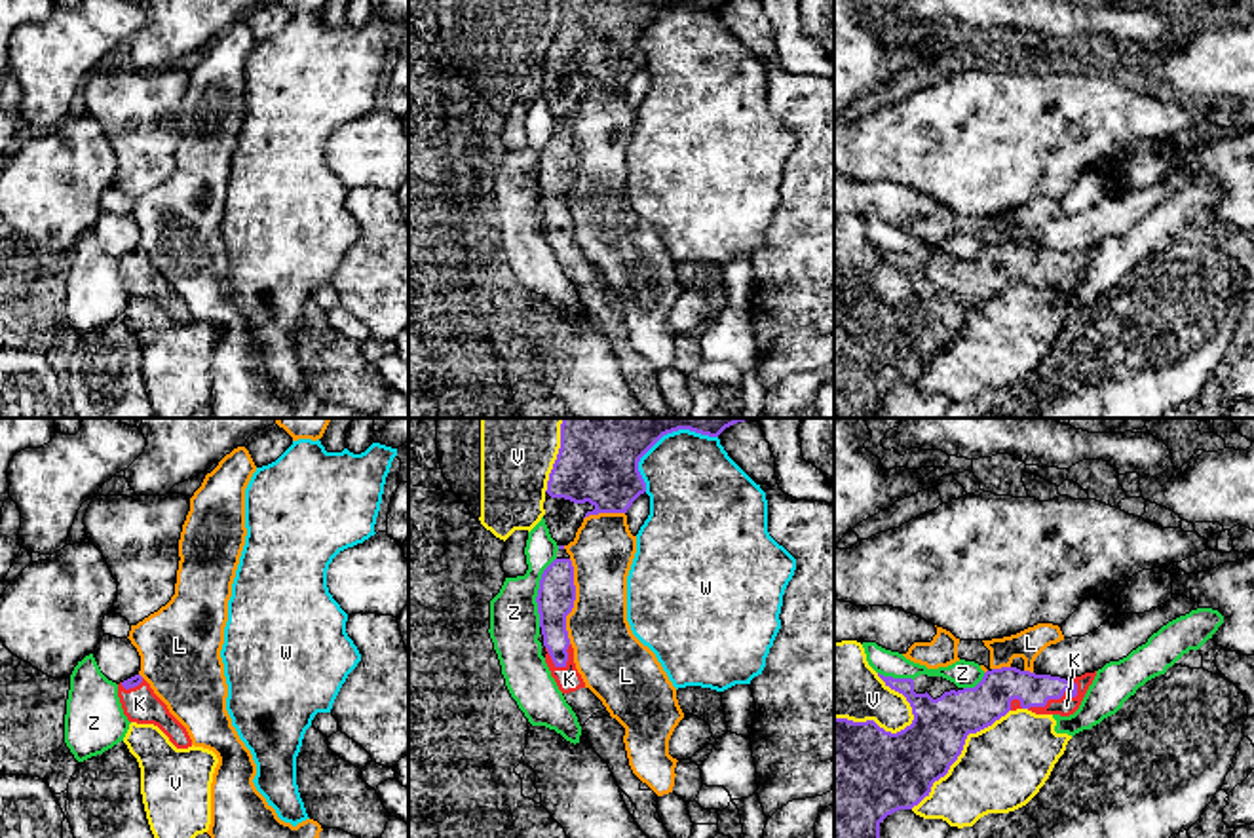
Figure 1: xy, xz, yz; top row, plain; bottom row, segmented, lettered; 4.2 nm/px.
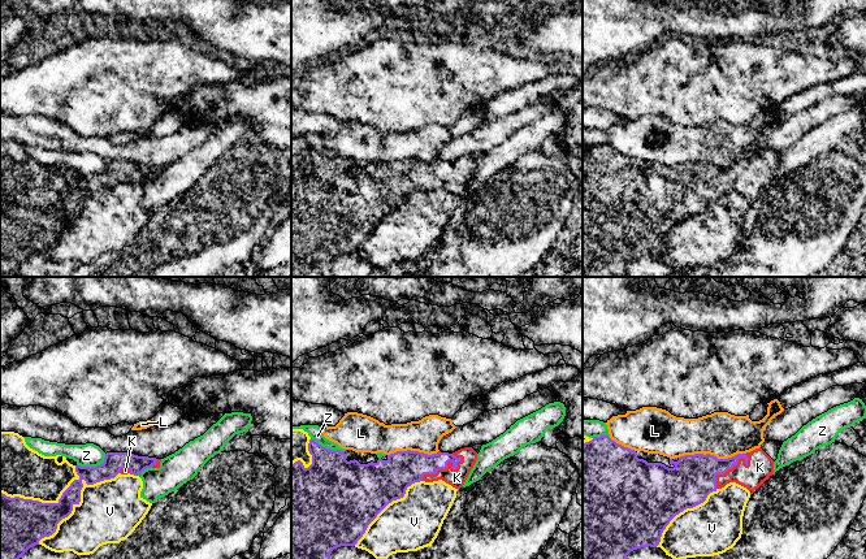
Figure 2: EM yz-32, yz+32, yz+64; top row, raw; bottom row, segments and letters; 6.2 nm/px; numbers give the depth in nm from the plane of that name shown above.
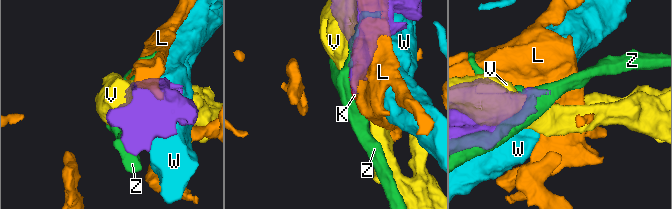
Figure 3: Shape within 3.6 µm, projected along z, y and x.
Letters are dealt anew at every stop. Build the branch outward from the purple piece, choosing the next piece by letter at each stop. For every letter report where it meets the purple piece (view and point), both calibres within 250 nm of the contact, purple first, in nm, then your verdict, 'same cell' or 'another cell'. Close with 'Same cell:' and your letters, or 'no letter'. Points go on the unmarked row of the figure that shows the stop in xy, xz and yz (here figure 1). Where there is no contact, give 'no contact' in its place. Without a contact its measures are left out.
K: meets purple in yz at (1057, 272); 160 nm thick on the purple side, 90 nm on the other; same cell
L: meets purple in xz at (574, 173); 160 nm thick on the purple side, 280 nm on the other; another cell
V: meets purple in yz at (876, 299); 460 nm thick on the purple side, 300 nm on the other; another cell
W: meets purple in xz at (662, 10); 280 nm thick on the purple side, 380 nm on the other; another cell
Z: meets purple in xz at (538, 166); 160 nm thick on the purple side, 200 nm on the other; another cell
Same cell: K

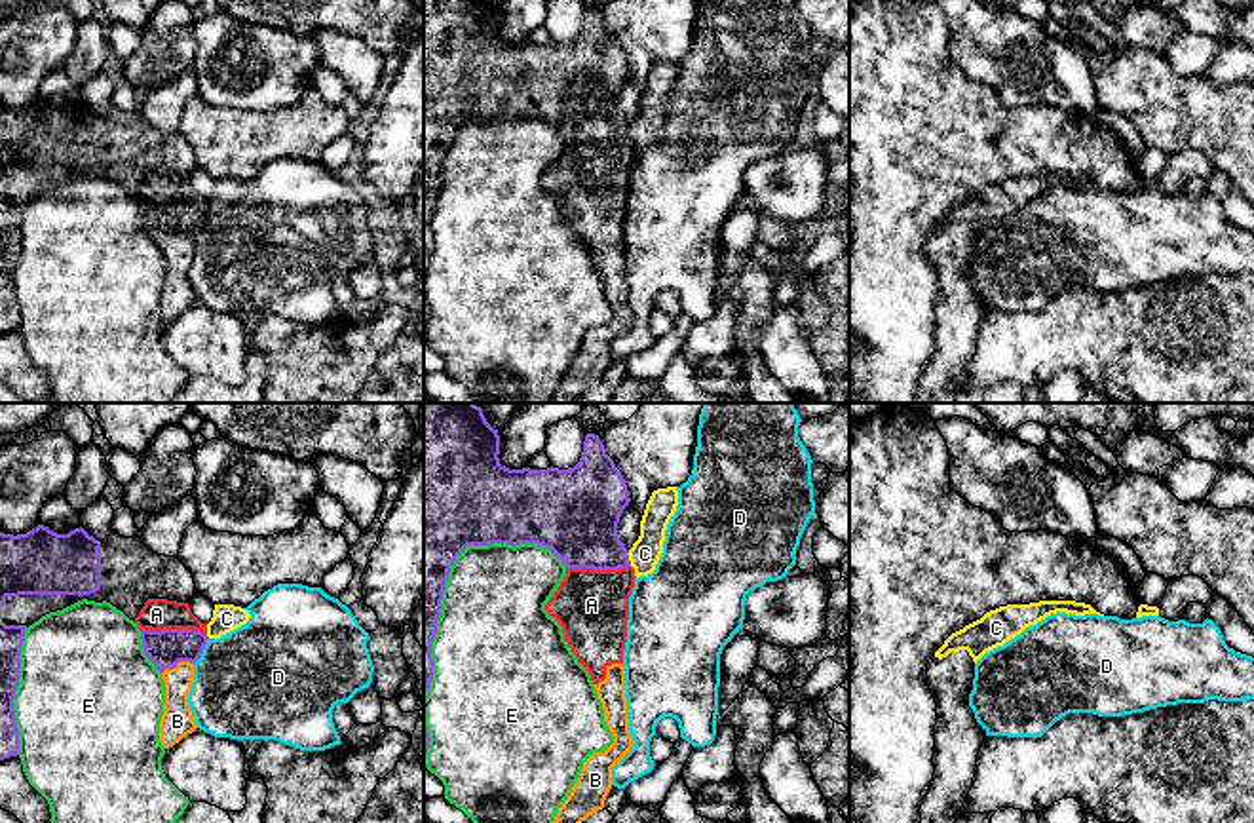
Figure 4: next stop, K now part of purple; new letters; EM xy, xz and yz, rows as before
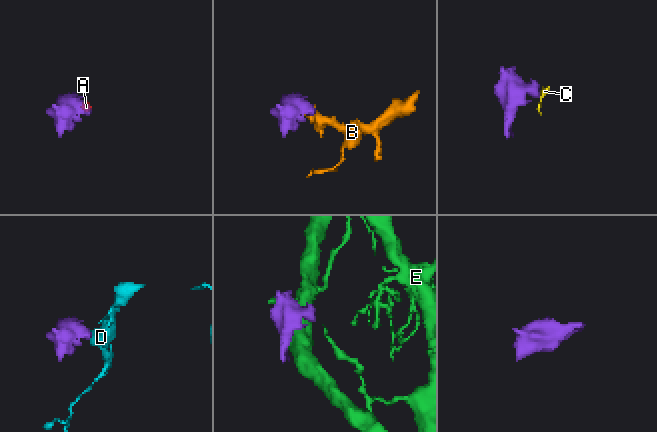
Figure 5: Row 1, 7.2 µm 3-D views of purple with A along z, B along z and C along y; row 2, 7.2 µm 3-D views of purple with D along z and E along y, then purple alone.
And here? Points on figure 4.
A: meets purple in xy at (173, 204); 160 nm thick on the purple side, 140 nm on the other; another cell
B: meets purple in xy at (177, 236); 160 nm thick on the purple side, 140 nm on the other; another cell
C: meets purple in xz at (627, 133); 320 nm thick on the purple side, 130 nm on the other; another cell
D: meets purple in xy at (202, 227); 160 nm thick on the purple side, 480 nm on the other; another cell
E: meets purple in xz at (445, 154); 380 nm thick on the purple side, 440 nm on the other; another cell
Same cell: no letter

